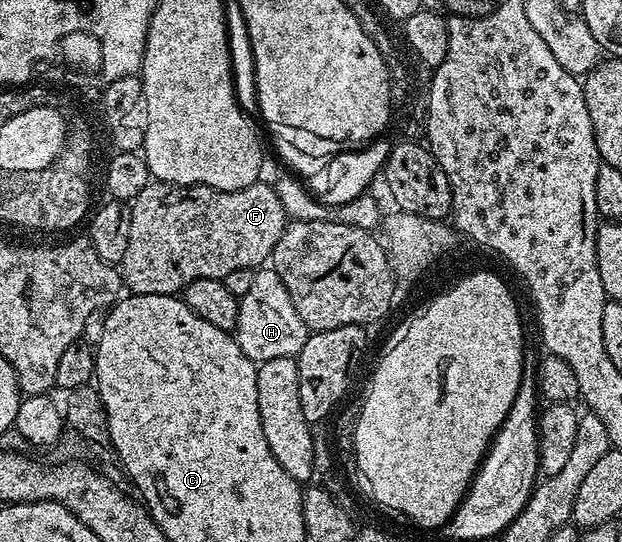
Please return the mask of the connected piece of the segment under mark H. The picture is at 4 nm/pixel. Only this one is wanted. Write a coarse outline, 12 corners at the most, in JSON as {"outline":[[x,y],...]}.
{"outline":[[275,270],[238,296],[233,334],[257,365],[298,357],[309,329]]}

